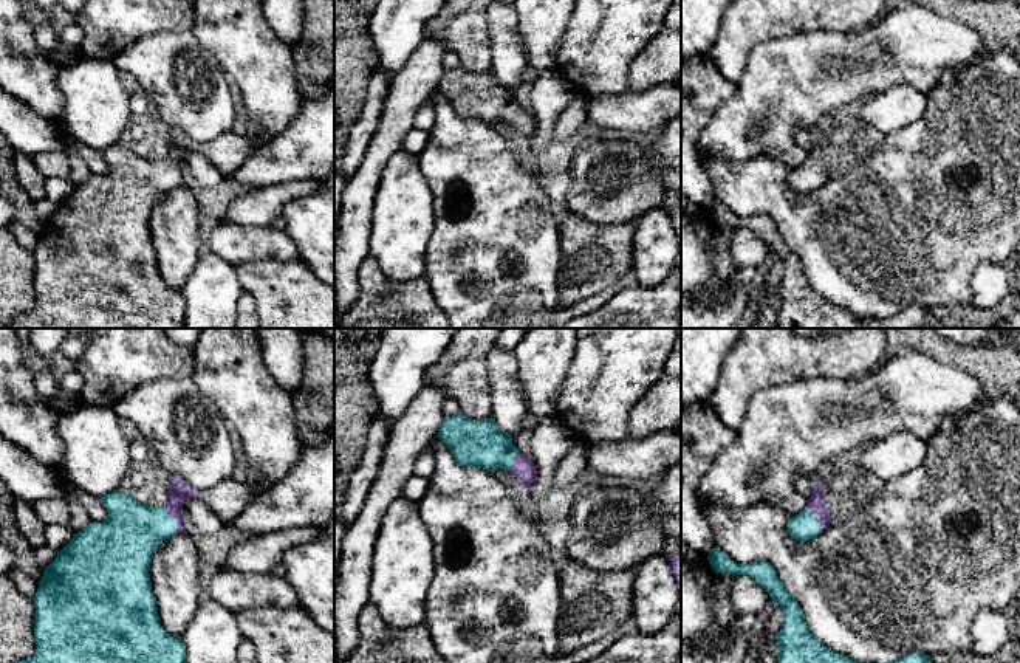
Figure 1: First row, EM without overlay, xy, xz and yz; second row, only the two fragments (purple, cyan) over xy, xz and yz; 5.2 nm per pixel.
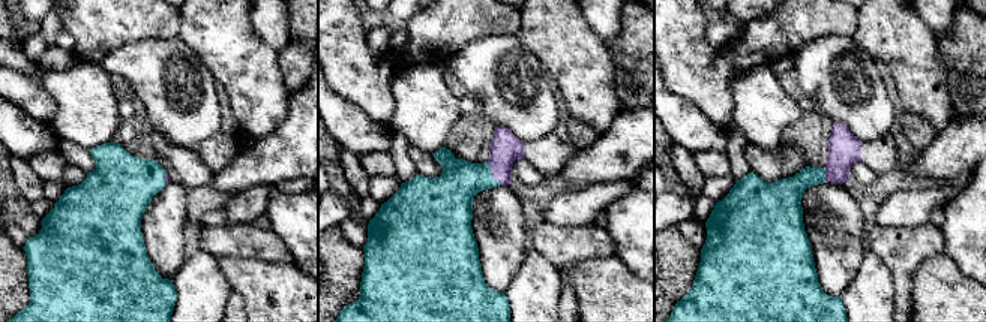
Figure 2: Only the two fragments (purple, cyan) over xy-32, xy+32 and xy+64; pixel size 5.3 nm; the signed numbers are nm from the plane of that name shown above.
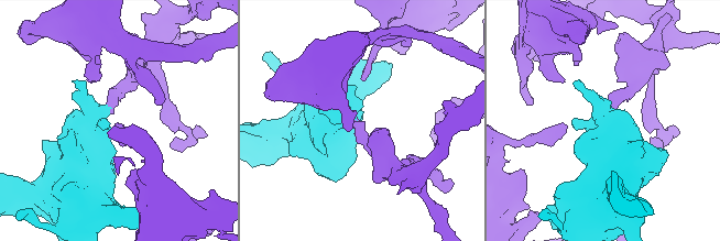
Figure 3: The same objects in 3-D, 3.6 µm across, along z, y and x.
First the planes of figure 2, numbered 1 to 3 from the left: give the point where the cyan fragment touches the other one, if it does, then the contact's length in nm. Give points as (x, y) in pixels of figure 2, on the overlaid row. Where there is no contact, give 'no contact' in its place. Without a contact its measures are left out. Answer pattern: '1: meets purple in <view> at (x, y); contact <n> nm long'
1: meets purple in xy-32 at (165, 180); contact 60 nm long
2: meets purple in xy+32 at (492, 174); contact 150 nm long
3: meets purple in xy+64 at (826, 174); contact 90 nm long

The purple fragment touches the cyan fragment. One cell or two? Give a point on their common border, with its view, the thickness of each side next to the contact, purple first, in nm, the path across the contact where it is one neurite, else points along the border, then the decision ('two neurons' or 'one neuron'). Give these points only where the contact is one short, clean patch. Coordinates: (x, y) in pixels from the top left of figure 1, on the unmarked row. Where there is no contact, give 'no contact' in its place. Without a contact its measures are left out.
meets purple in xy at (174, 169); 110 nm thick on the purple side, 300 nm on the other; runs through xy (178, 143), (174, 155), (174, 169), (132, 186); one neuron

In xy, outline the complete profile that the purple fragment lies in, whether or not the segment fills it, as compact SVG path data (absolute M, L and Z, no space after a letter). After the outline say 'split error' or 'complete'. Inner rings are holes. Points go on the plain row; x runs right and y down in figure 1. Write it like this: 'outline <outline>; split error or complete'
outline M170 129L169 149L161 160L142 158L121 143L101 150L108 172L93 175L76 186L45 220L33 249L36 305L31 311L19 314L9 328L184 328L183 291L172 290L163 282L149 223L158 198L187 181L183 167L183 156L187 152L201 152L201 146L176 129Z; split error

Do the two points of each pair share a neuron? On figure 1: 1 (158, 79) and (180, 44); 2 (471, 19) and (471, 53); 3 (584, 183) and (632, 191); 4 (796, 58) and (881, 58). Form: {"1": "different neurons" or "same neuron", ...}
{"1": "same neuron", "2": "same neuron", "3": "same neuron", "4": "same neuron"}

